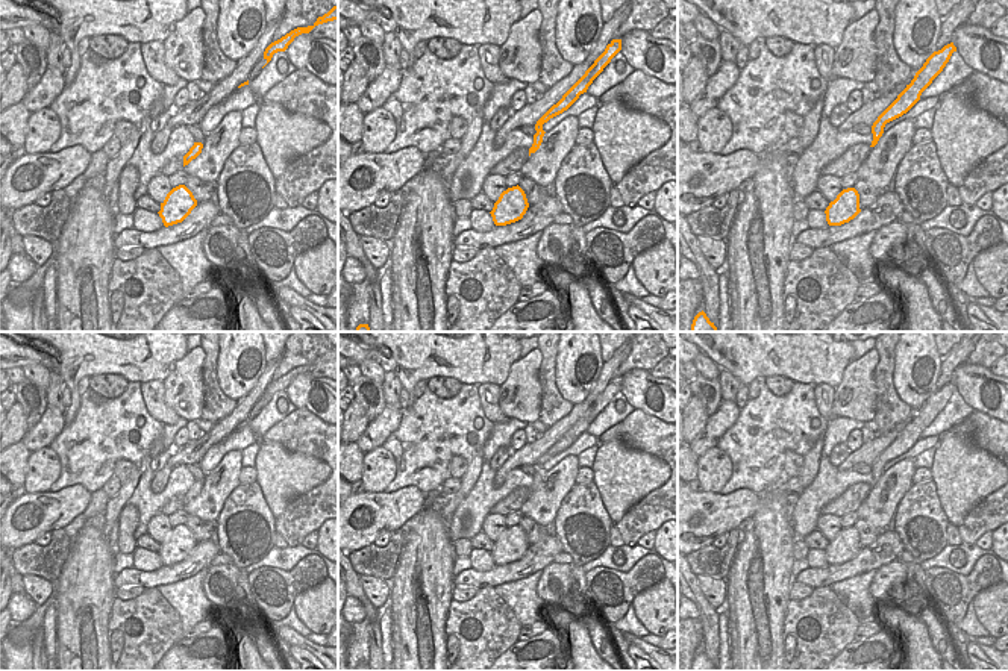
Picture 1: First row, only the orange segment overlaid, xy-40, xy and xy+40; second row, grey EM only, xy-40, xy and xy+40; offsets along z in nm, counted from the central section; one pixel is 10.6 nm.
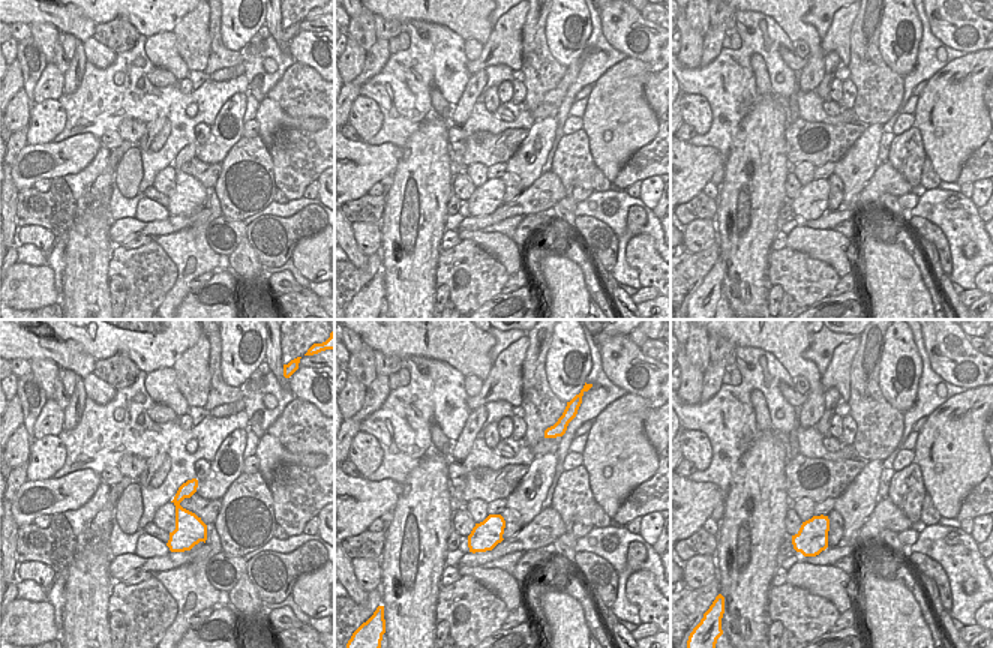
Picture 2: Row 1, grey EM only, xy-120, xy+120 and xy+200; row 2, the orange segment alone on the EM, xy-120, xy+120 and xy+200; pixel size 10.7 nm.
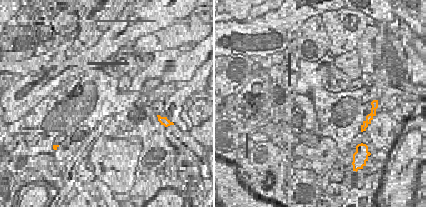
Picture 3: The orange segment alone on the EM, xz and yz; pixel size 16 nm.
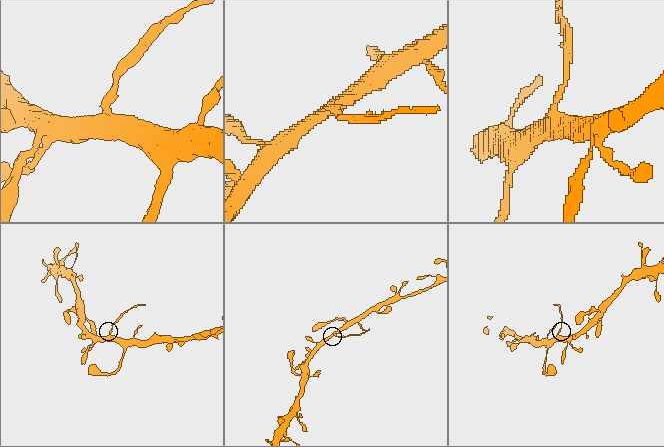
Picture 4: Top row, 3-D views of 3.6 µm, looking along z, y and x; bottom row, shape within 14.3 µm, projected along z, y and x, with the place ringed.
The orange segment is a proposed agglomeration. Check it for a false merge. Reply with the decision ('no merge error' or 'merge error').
merge error

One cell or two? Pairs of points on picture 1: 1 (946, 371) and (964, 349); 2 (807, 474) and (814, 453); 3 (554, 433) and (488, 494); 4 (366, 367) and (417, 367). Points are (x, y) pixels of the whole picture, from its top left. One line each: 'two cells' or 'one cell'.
1: one cell
2: one cell
3: two cells
4: two cells

